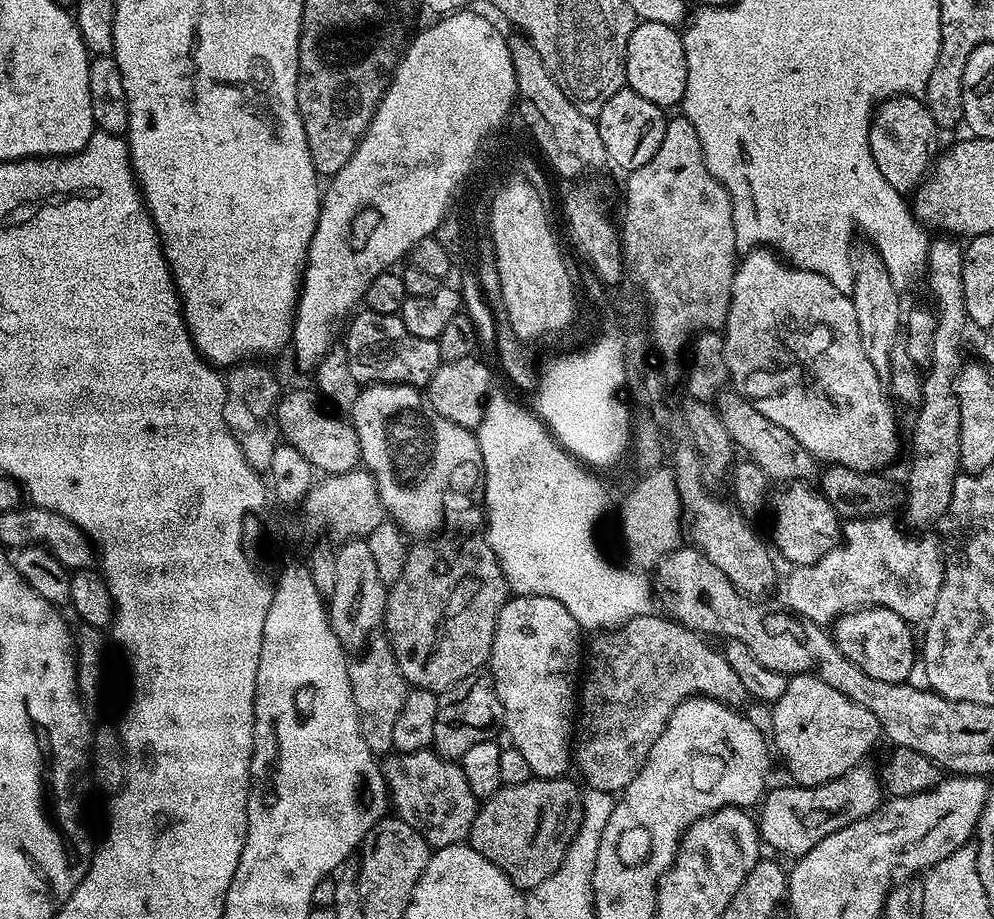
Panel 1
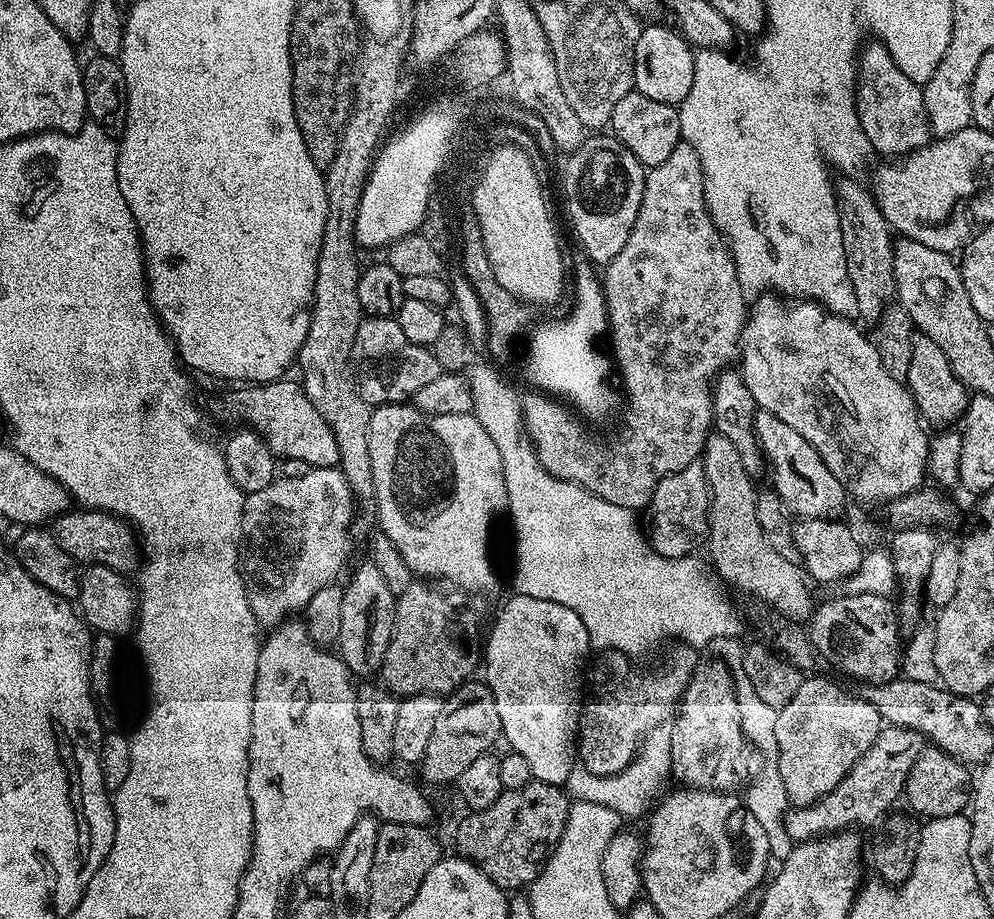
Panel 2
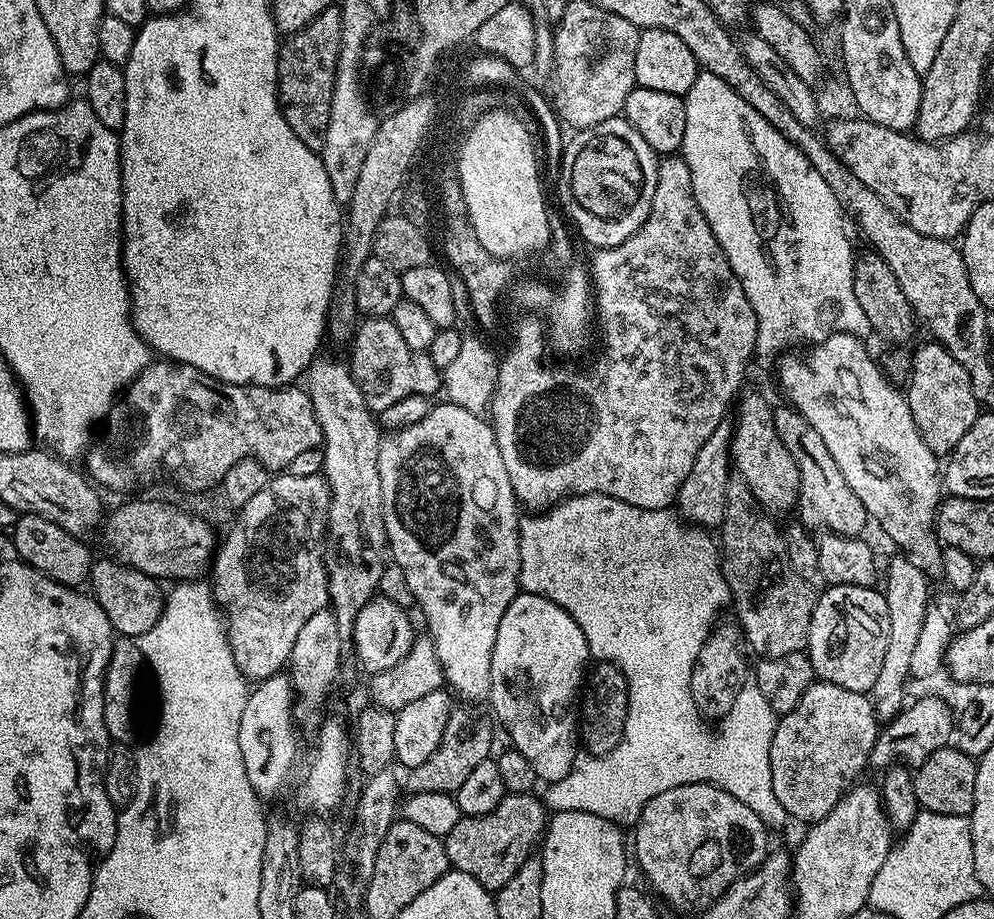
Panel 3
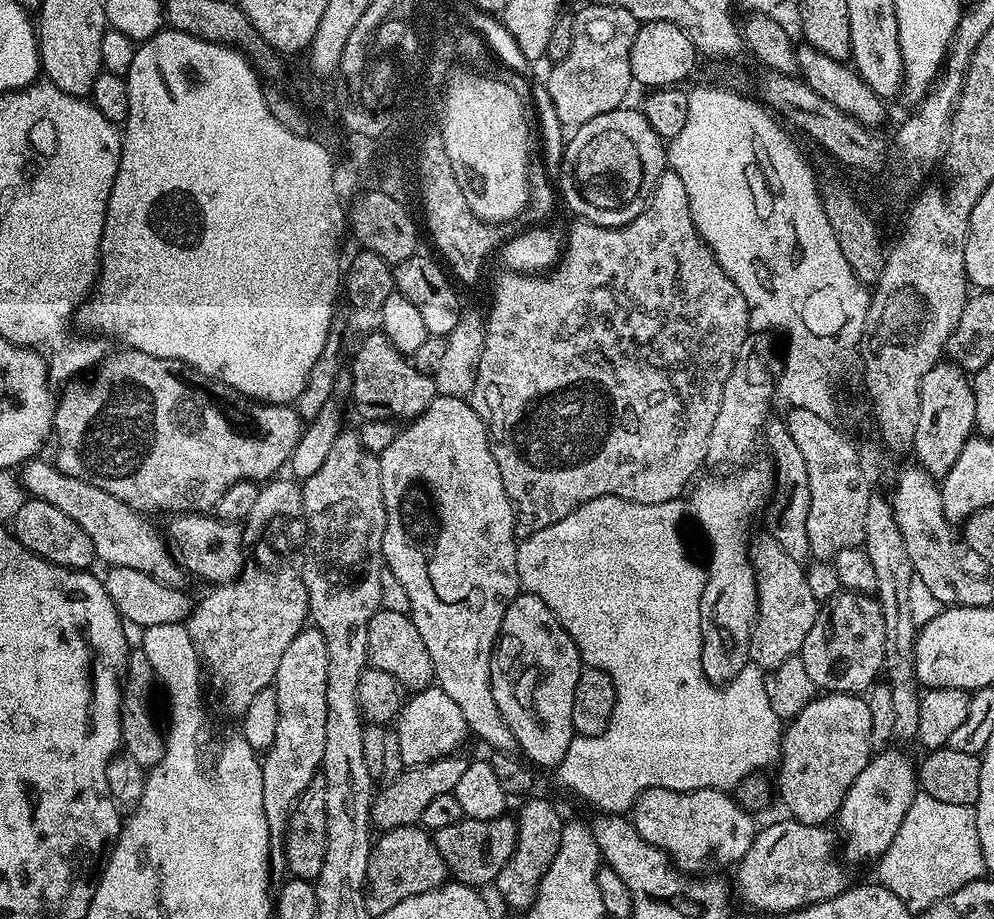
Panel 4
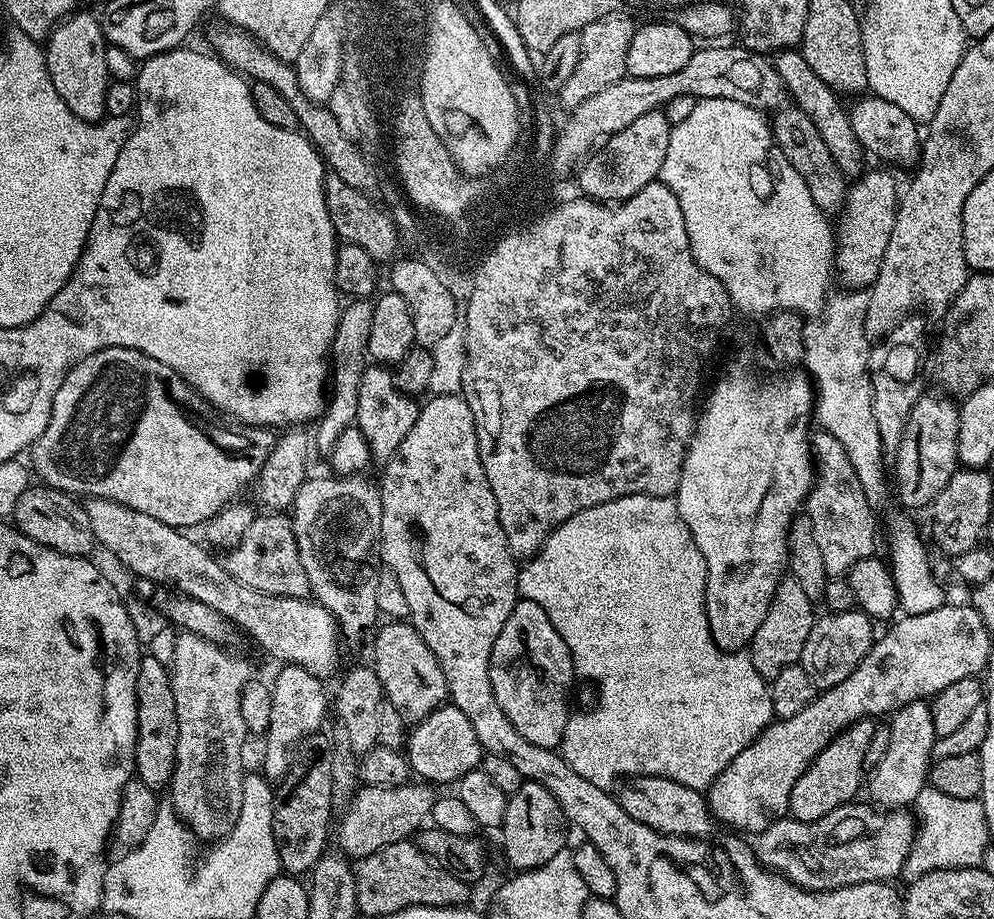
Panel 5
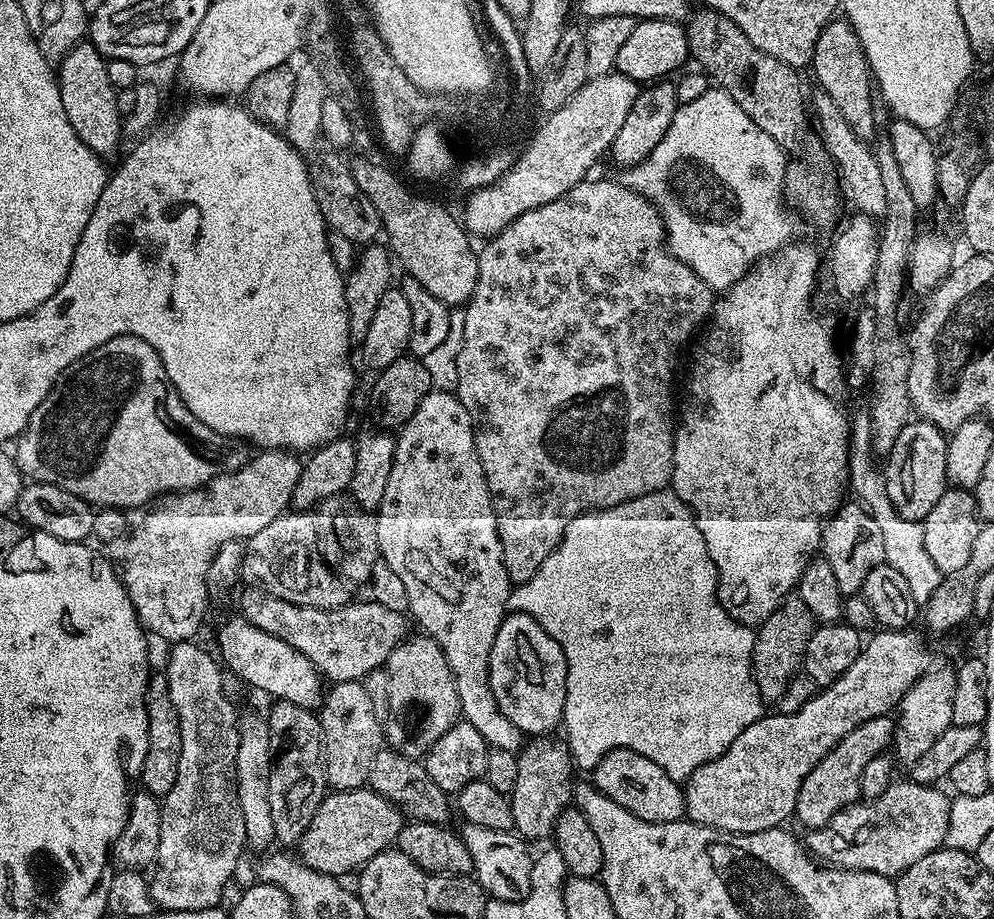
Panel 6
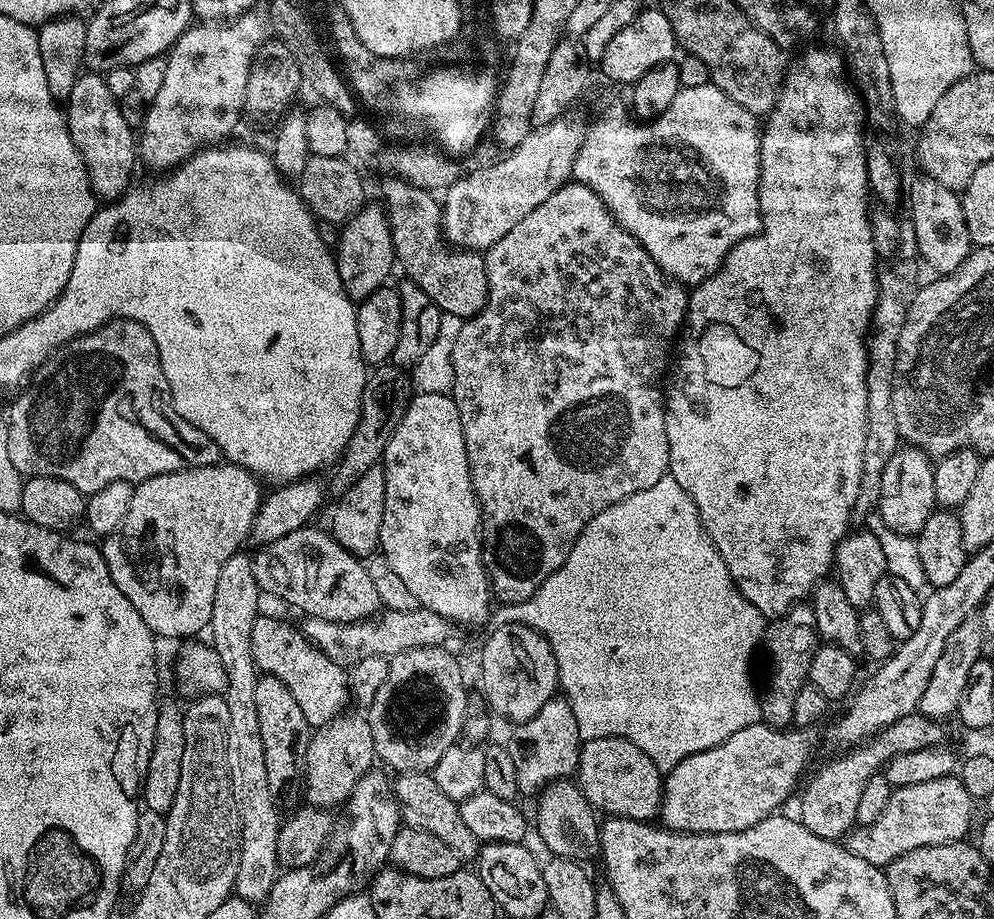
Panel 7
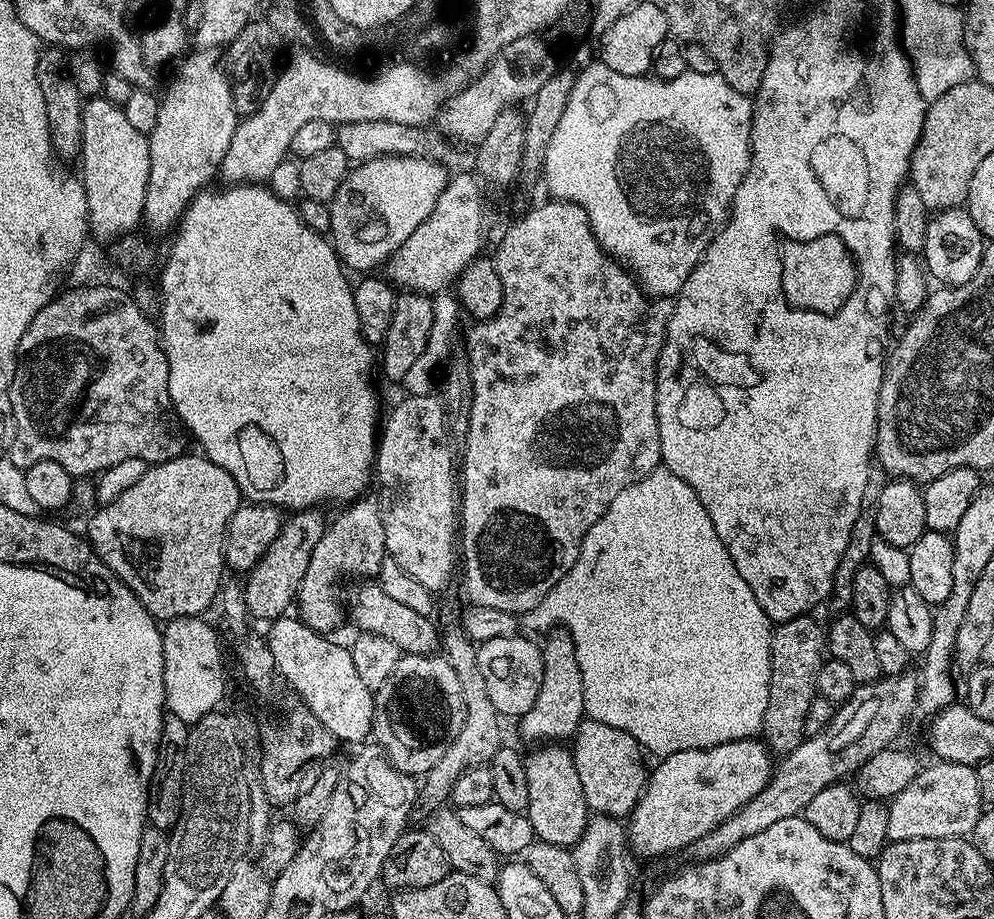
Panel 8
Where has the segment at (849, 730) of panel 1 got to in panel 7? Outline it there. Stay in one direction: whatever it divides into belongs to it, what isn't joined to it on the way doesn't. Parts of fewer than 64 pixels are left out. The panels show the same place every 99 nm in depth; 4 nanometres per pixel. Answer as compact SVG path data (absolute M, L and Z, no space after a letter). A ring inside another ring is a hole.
M915 711L906 718L898 718L898 722L886 726L886 730L882 730L870 740L865 740L863 744L841 751L839 753L841 756L837 760L824 765L808 785L807 783L803 785L804 793L803 788L799 793L800 823L806 826L806 830L818 834L818 838L843 841L848 833L857 827L858 801L866 782L870 782L870 778L877 775L888 761L898 754L943 745L944 726L941 721L921 716L919 711Z

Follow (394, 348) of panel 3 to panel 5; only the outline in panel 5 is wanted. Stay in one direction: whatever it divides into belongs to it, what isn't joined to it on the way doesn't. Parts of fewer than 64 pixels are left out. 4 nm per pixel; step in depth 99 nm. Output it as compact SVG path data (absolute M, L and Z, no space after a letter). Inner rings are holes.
M365 367L362 386L358 386L355 427L362 430L366 446L370 446L370 454L377 465L383 466L390 458L394 458L394 450L398 450L398 446L402 446L402 438L410 434L410 426L414 426L421 410L421 405L412 400L415 399L397 386L395 375L387 367Z

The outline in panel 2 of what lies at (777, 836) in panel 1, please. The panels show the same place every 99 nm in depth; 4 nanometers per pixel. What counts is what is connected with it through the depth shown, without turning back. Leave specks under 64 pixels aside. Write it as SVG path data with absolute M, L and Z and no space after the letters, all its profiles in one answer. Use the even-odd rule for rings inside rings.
M895 726L881 727L878 738L874 738L874 746L870 746L870 750L866 750L866 754L862 754L854 766L850 766L846 776L821 800L789 807L784 815L786 834L794 842L803 842L860 826L856 824L872 824L876 819L879 821L895 805L892 803L901 799L910 766L918 754L922 754L924 747L926 739L920 732Z

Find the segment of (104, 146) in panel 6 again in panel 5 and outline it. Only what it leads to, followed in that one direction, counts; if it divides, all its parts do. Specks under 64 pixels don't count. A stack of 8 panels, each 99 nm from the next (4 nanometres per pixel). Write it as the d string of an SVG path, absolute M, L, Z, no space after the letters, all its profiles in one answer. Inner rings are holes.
M73 11L72 15L63 17L48 35L44 57L50 82L54 82L54 90L58 90L62 102L66 102L66 106L70 106L78 118L95 122L106 116L106 90L110 83L106 70L106 41L99 19L80 11Z

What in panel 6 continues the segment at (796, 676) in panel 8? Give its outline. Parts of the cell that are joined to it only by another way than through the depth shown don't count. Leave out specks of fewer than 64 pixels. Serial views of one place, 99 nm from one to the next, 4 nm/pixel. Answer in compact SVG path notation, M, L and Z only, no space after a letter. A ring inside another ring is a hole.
M798 594L783 600L755 629L756 641L752 651L752 677L760 691L760 699L765 705L779 705L782 694L786 694L786 686L801 671L806 654L806 642L810 642L814 631L814 621L810 610L806 610L806 602Z

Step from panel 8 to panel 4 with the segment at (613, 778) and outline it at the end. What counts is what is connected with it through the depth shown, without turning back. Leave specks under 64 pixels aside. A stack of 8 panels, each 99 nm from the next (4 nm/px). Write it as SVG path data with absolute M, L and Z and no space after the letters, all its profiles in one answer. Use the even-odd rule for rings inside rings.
M651 788L643 792L639 798L636 799L636 803L632 805L630 809L630 819L634 827L638 830L638 834L643 840L652 844L656 848L662 849L663 852L667 852L668 859L675 867L679 868L681 872L685 874L708 874L713 870L720 870L716 868L724 868L729 866L735 866L739 864L742 857L746 854L746 850L750 850L752 845L752 839L757 834L758 824L752 821L753 813L747 809L741 807L741 805L732 797L732 800L727 791L719 788L703 788L697 792L675 792L674 790L666 790L665 788Z

